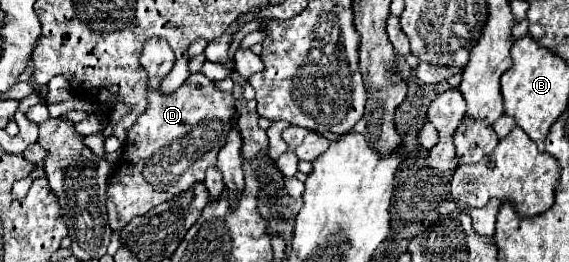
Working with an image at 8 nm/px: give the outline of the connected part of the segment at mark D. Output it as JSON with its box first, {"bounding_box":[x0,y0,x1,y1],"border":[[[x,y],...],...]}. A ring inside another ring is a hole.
{"bounding_box":[107,39,237,229],"border":[[[151,39],[149,45],[145,45],[139,61],[148,76],[149,105],[145,113],[137,117],[135,125],[127,133],[127,141],[123,145],[125,153],[119,163],[119,173],[113,173],[113,177],[109,177],[107,181],[107,215],[111,229],[123,229],[123,225],[127,225],[133,217],[145,215],[159,203],[173,199],[177,193],[183,193],[183,189],[189,189],[193,183],[203,181],[205,169],[217,161],[217,153],[225,143],[225,133],[229,133],[231,117],[237,115],[233,95],[217,91],[213,87],[213,81],[209,81],[203,73],[189,75],[189,79],[173,93],[161,93],[160,82],[175,62],[172,49],[163,39]],[[205,121],[207,121],[207,129],[195,129]]]}

